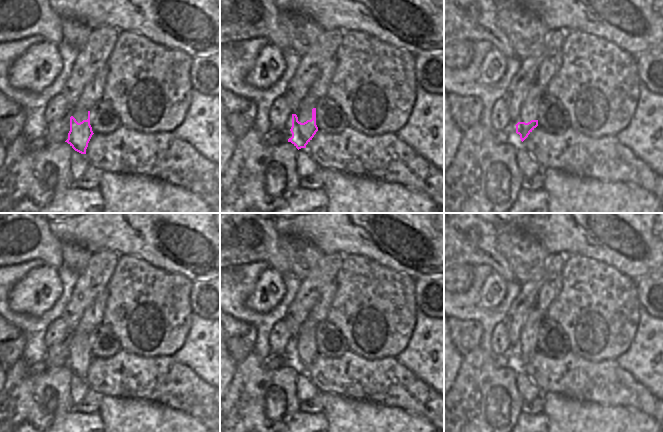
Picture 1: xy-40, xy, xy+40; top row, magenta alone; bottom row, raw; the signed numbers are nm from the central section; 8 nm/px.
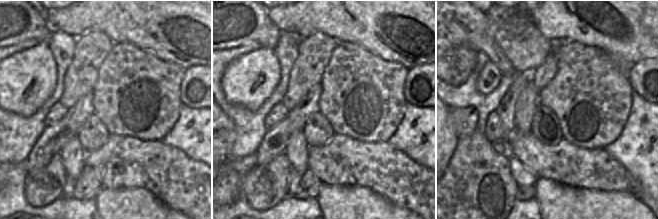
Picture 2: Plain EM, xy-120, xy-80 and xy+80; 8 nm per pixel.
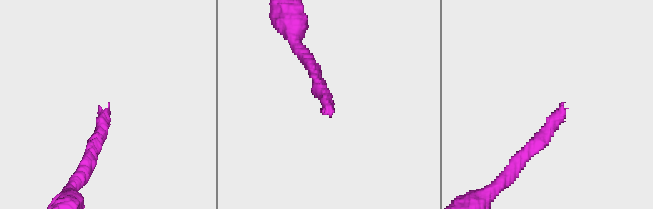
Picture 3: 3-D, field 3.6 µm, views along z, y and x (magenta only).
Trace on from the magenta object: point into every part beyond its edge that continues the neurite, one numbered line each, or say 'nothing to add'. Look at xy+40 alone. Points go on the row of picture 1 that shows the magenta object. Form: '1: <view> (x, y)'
1: xy+40 (529, 111)

